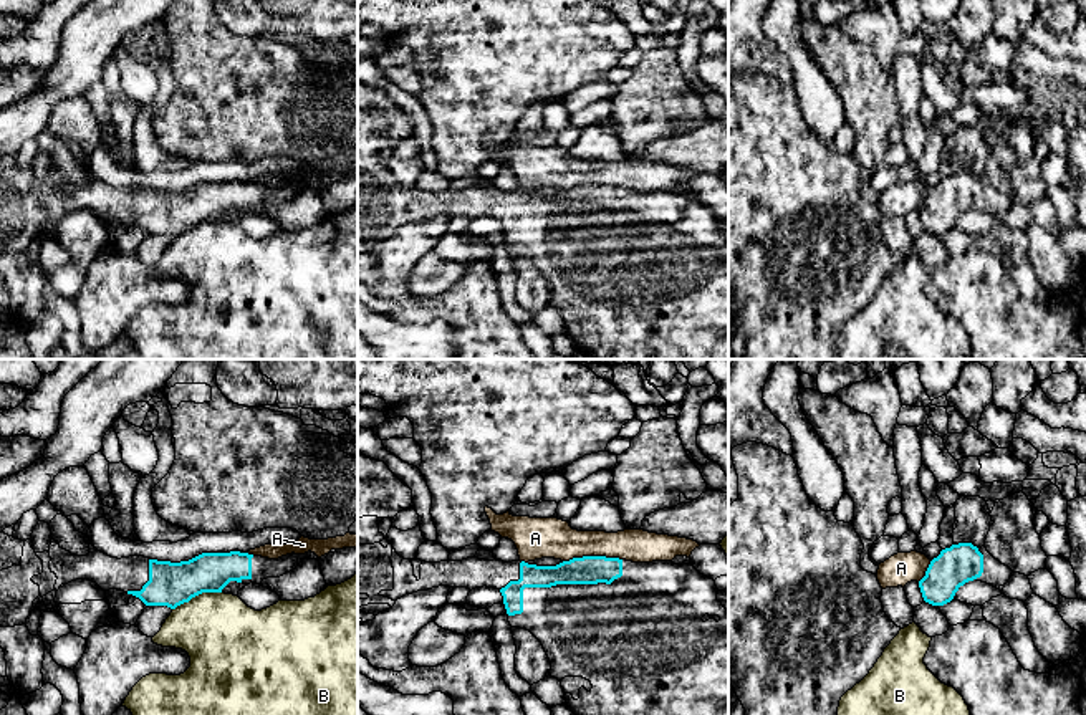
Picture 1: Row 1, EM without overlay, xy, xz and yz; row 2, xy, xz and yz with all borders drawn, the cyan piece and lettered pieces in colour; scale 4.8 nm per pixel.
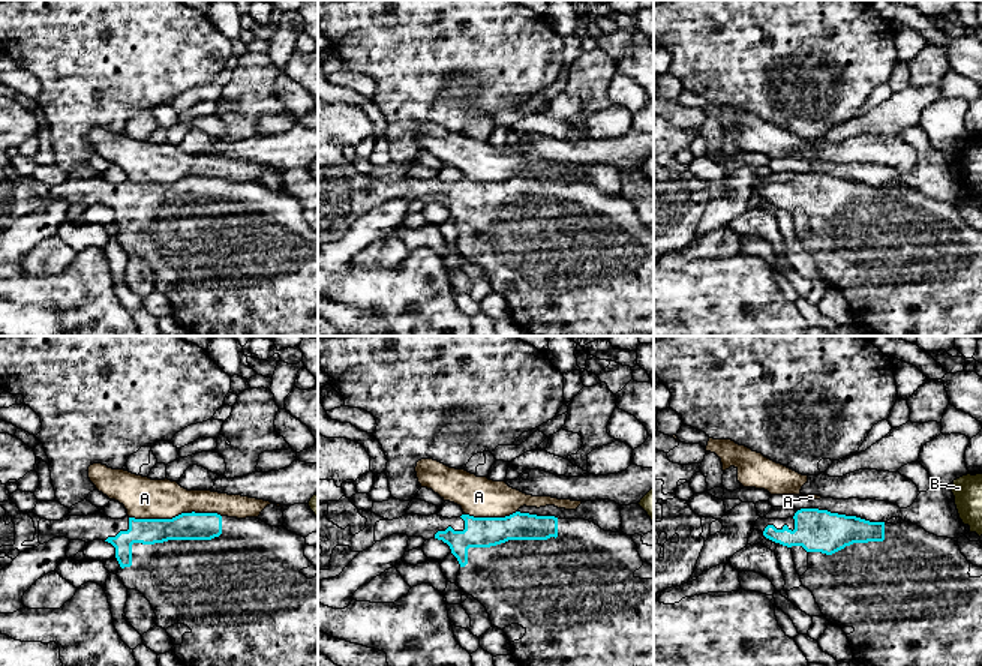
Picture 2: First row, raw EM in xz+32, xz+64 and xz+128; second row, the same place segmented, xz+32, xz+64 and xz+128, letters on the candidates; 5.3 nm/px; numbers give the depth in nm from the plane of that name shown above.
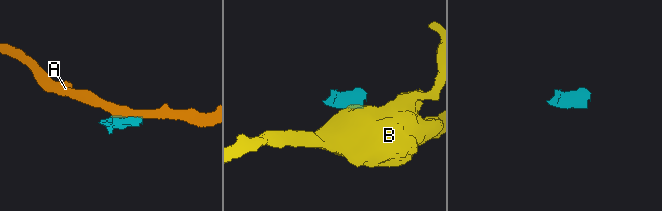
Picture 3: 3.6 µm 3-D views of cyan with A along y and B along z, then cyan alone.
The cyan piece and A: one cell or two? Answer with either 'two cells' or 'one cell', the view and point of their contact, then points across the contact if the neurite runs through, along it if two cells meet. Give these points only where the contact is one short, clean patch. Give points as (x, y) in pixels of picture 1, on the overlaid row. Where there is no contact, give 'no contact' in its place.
two cells | xz (591, 556) | along xz (621, 558), (573, 556), (563, 561)

